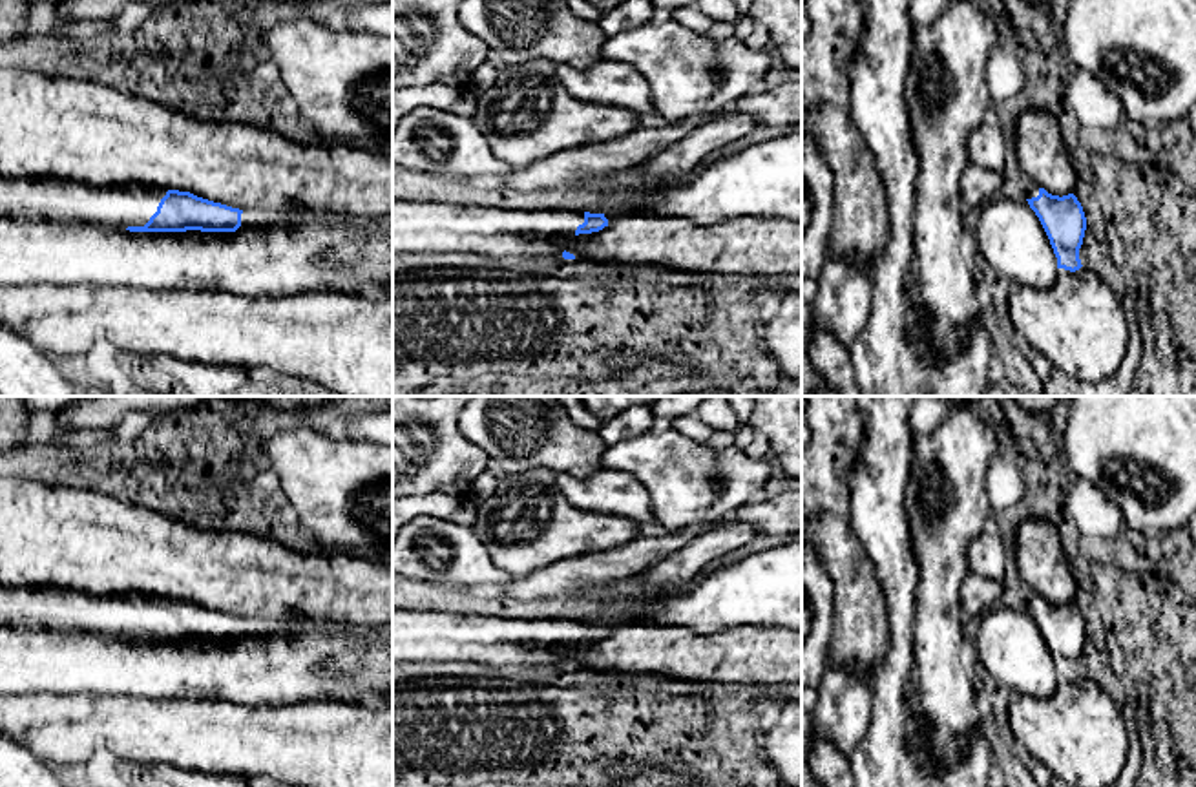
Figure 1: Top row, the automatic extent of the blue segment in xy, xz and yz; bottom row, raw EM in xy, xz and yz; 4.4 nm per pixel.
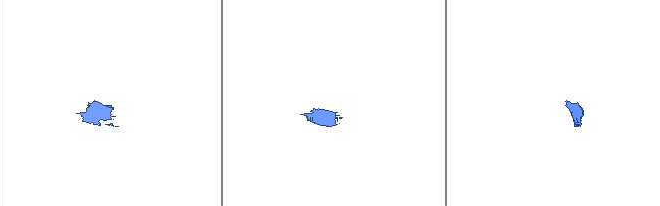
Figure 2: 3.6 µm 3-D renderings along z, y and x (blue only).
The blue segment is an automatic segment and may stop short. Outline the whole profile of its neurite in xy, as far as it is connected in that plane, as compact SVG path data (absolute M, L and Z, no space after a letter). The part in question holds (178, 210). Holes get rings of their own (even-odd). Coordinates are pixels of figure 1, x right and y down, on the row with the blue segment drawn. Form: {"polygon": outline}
{"polygon": "M0 175L0 217L106 225L130 232L236 232L239 226L290 225L278 210L239 210L190 192L53 175Z"}

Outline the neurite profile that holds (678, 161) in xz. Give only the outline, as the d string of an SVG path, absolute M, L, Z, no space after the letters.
M719 111L714 119L696 126L685 139L637 164L635 184L657 186L687 179L725 146L752 133L756 126L758 121L747 113Z

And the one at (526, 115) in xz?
M535 58L498 68L497 82L477 91L473 122L488 139L491 152L513 170L568 148L599 144L637 130L639 115L608 104L573 99L559 82L557 64Z

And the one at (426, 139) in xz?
M414 108L393 131L393 164L467 181L493 181L513 168L497 157L473 117Z

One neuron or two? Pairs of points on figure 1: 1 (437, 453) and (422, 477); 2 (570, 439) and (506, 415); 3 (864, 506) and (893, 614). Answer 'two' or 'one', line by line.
1: one
2: one
3: one

